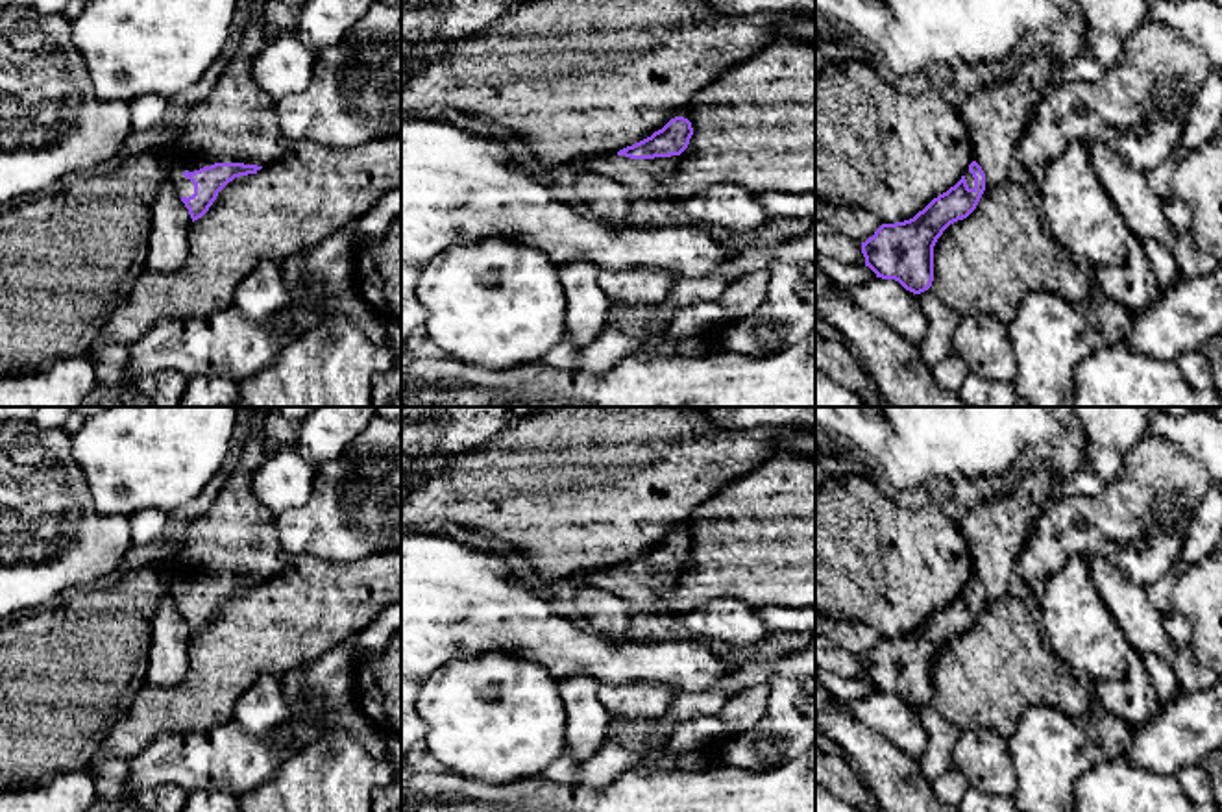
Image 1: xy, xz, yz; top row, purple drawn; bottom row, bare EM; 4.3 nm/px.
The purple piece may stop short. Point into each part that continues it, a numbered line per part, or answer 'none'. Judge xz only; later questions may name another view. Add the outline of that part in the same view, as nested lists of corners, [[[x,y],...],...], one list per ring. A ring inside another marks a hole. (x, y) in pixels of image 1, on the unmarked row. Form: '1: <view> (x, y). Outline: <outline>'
1: xz (638, 590). Outline: [[[592,568],[577,575],[580,583],[621,597],[634,614],[649,612],[651,605],[667,596],[680,577],[680,570],[630,573],[617,568]]]

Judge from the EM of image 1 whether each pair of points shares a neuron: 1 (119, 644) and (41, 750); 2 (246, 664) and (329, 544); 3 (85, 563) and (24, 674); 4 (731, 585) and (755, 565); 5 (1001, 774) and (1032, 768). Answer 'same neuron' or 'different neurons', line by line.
1: same neuron
2: different neurons
3: different neurons
4: same neuron
5: different neurons

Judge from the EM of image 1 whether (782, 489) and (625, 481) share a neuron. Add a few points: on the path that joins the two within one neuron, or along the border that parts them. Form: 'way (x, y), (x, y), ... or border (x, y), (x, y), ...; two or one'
border (762, 463), (725, 483), (703, 502); two

